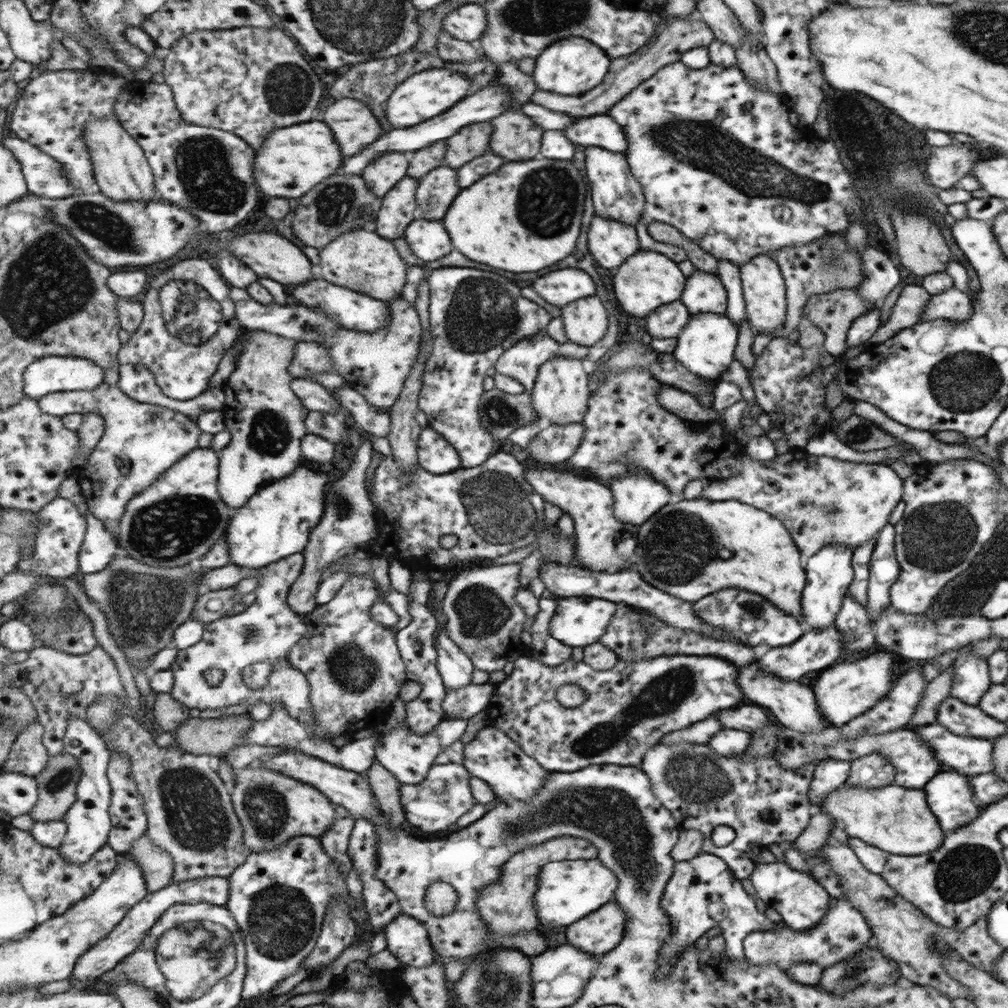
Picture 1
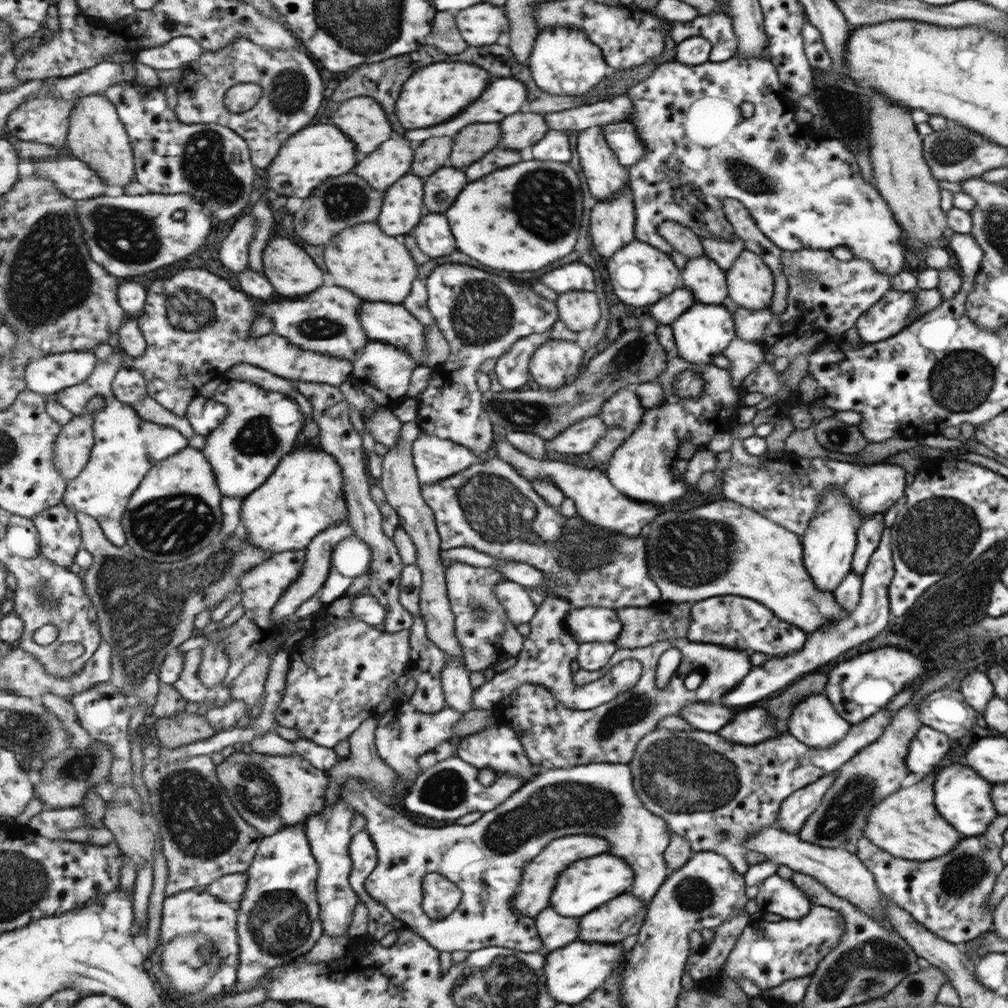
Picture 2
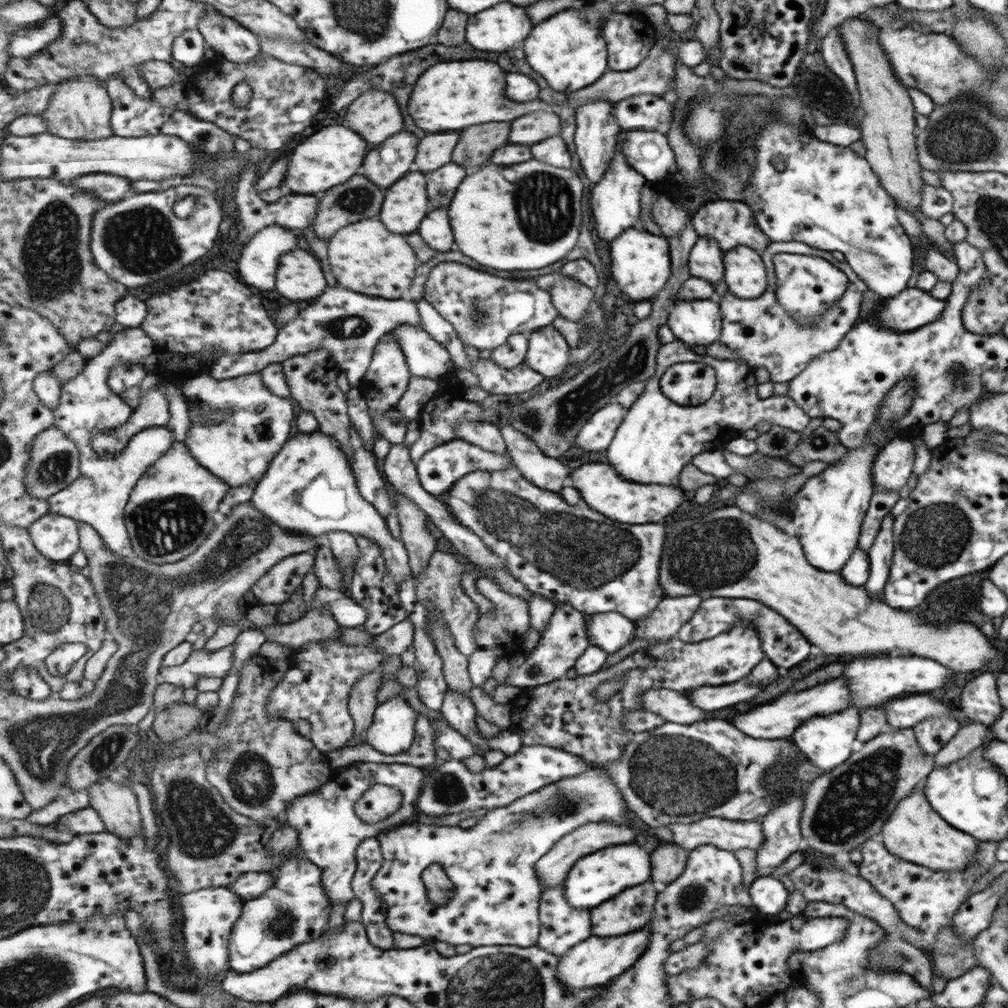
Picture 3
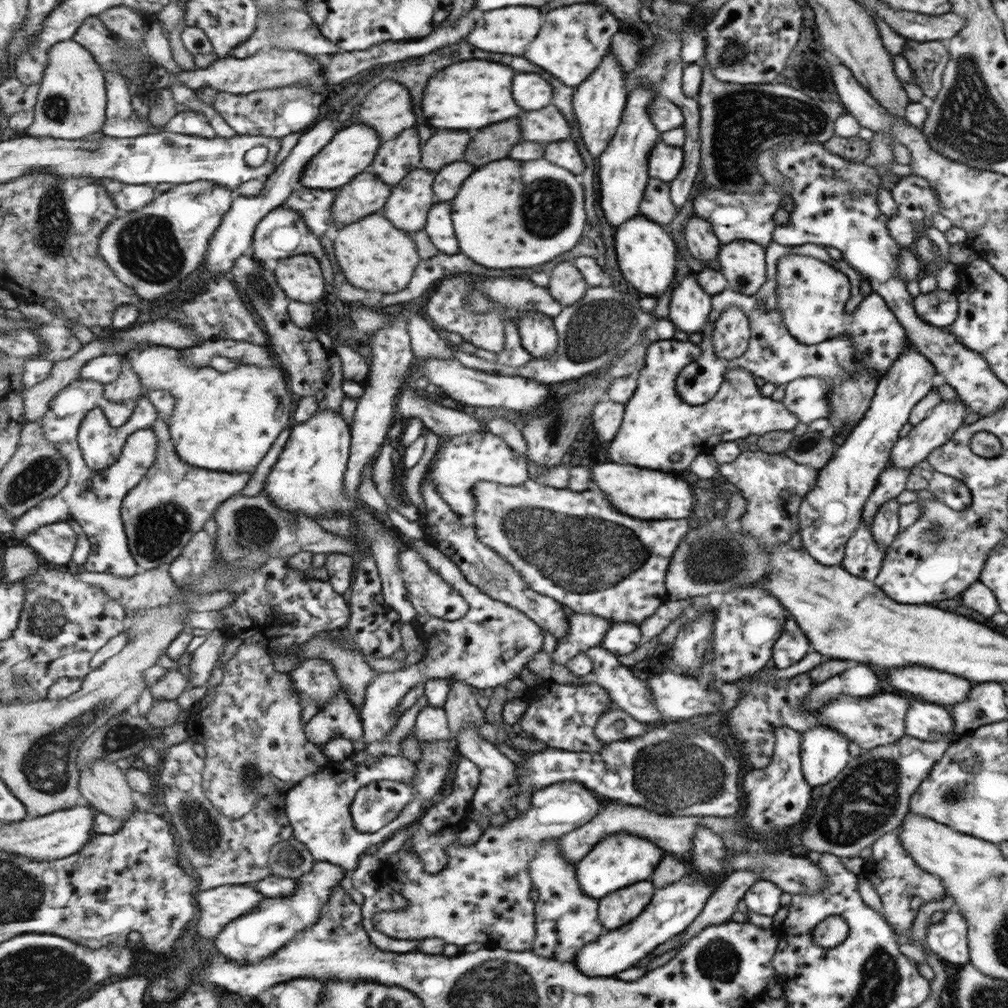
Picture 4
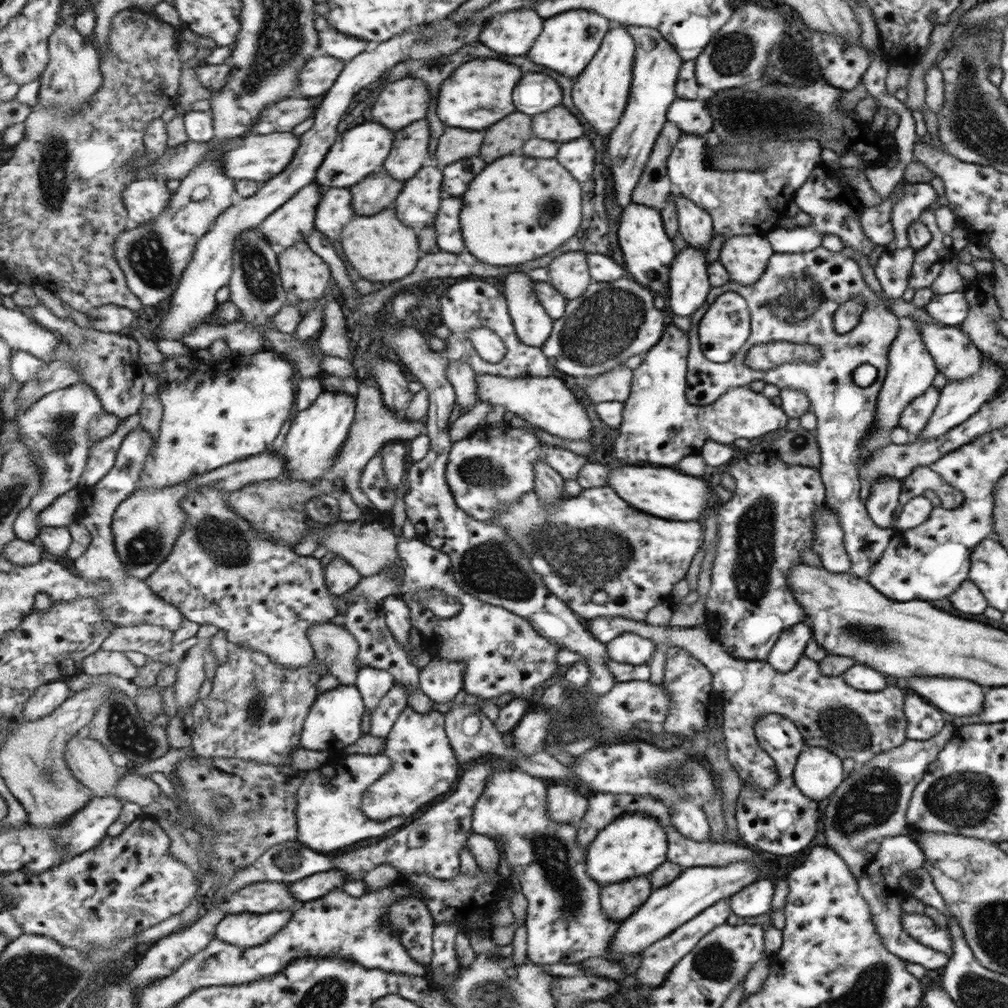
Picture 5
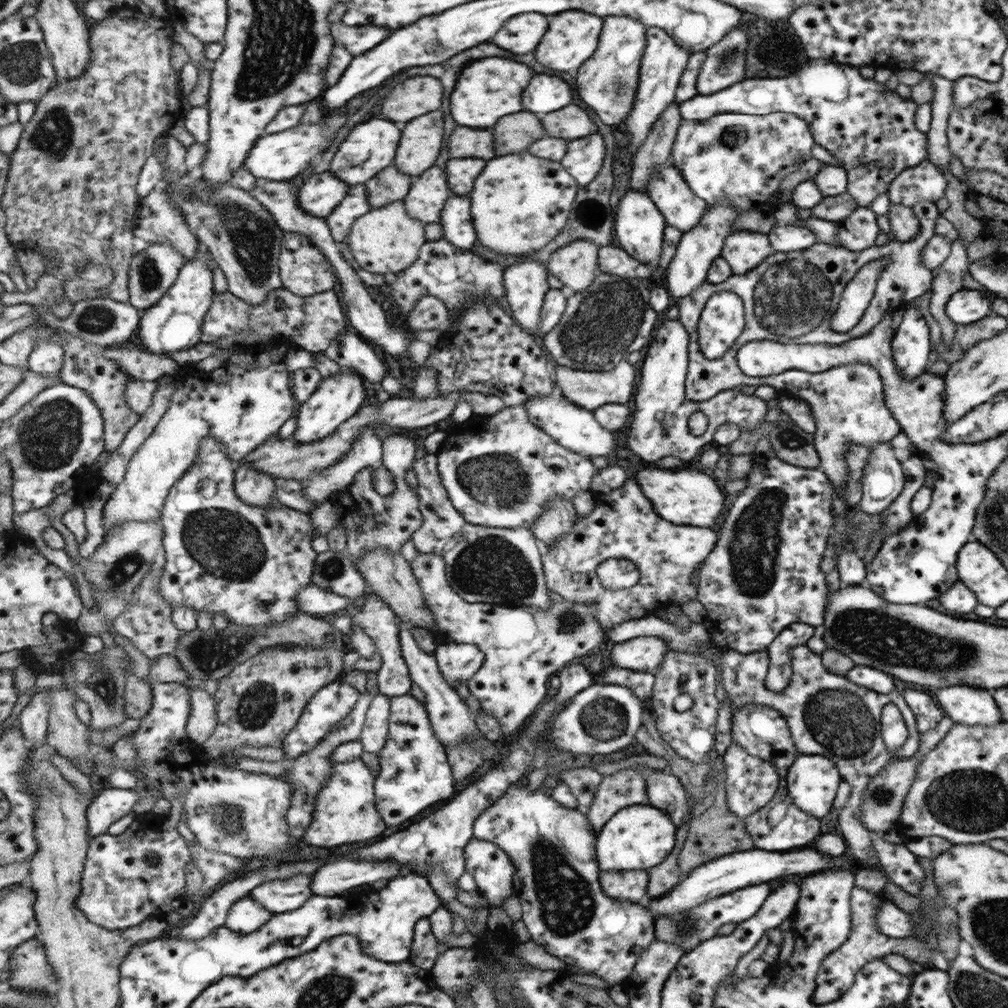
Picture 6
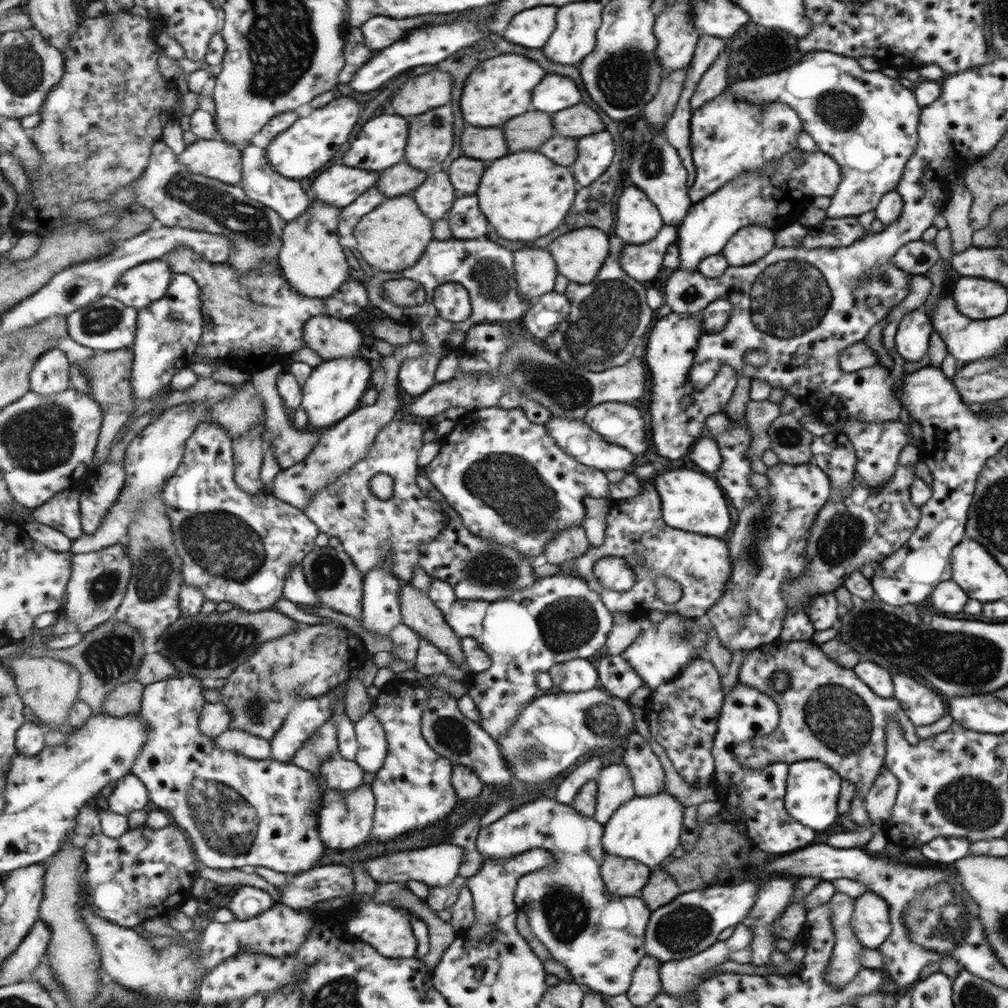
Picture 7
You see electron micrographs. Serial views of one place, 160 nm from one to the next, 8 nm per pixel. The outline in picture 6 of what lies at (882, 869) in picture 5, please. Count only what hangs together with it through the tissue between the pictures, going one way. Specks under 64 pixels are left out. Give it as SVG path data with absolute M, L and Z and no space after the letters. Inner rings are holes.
M855 887L855 892L851 893L850 916L855 916L855 924L850 924L851 940L847 940L847 944L843 944L843 948L835 948L835 952L823 958L823 966L825 968L819 971L819 980L815 981L813 998L816 1002L831 1002L843 995L846 990L854 983L854 975L860 970L864 964L870 962L874 958L882 958L885 955L896 954L905 957L919 968L933 968L940 971L948 969L946 957L942 955L940 950L929 950L925 941L915 937L907 937L905 939L893 939L879 933L874 923L874 916L883 901L883 898L871 894L864 888Z

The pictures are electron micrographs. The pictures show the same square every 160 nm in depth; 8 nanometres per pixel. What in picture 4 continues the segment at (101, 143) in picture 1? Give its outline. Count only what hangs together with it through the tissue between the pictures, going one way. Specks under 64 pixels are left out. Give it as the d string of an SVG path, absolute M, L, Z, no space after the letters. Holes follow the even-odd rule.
M74 38L54 44L48 51L49 64L41 82L35 120L26 134L65 140L87 139L104 131L108 94L106 72L94 54Z

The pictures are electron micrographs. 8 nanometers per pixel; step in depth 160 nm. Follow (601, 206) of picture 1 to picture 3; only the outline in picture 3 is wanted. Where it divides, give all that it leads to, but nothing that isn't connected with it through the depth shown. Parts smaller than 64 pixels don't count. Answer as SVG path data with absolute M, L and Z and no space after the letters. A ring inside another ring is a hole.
M597 99L574 108L574 145L580 167L584 175L595 184L602 178L603 171L613 158L614 148L617 146L621 128L615 124L613 102Z

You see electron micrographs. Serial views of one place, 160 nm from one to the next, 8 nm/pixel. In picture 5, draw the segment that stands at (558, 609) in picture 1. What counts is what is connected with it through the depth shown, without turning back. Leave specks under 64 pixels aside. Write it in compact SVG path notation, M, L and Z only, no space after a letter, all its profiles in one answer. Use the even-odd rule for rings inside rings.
M624 632L606 644L606 656L618 663L637 666L649 662L654 644L633 632Z

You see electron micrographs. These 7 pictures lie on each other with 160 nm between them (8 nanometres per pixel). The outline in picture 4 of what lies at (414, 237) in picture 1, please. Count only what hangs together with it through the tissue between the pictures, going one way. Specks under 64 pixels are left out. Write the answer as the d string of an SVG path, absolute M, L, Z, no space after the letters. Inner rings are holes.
M439 202L439 204L435 204L433 210L430 210L430 214L425 230L429 232L433 244L445 254L457 254L459 240L455 236L455 228L453 228L451 204Z

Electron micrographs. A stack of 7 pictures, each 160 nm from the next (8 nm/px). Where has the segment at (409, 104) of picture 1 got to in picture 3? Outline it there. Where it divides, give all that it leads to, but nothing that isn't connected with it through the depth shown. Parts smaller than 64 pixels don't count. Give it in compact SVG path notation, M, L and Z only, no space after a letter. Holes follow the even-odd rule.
M657 36L657 42L650 48L649 55L628 71L617 72L607 70L595 83L589 87L580 88L573 95L568 95L568 107L574 109L582 104L601 99L602 101L617 102L631 95L651 94L663 97L670 88L674 88L674 72L676 58L674 57L676 46L668 41L667 37ZM463 60L463 62L441 62L429 68L419 78L419 88L411 98L411 116L427 132L461 130L473 124L485 122L513 122L535 110L549 110L544 102L511 102L505 96L507 80L499 64L487 60Z

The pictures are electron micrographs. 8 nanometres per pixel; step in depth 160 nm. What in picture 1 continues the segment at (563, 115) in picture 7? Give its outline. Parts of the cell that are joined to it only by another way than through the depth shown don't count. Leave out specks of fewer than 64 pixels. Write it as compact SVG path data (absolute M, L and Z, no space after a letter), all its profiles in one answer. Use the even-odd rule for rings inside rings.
M507 112L493 120L495 124L495 136L491 140L491 148L495 154L507 158L507 160L531 160L539 152L539 138L541 128L523 112Z

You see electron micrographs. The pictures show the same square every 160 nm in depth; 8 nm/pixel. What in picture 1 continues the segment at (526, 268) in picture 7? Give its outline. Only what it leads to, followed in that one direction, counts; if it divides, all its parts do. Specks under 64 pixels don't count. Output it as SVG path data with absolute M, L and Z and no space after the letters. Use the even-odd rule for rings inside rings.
M553 356L537 370L535 388L531 391L532 405L539 418L547 418L551 425L581 422L590 400L588 366L577 358Z

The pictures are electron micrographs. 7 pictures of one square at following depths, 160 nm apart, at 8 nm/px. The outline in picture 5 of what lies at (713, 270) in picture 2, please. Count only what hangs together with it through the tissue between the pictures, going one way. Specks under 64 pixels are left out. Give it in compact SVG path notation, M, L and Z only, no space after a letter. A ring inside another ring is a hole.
M679 192L672 203L676 210L678 238L698 249L707 249L715 234L710 213Z

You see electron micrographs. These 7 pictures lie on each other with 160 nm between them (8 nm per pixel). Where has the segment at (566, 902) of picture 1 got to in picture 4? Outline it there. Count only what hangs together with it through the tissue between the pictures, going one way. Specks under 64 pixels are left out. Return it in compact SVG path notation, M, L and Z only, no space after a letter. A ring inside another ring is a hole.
M617 832L615 836L607 836L599 840L599 844L589 854L577 862L579 864L579 880L583 880L581 888L587 896L599 900L605 894L625 888L629 884L649 879L662 861L664 852L645 838L631 836L627 832Z

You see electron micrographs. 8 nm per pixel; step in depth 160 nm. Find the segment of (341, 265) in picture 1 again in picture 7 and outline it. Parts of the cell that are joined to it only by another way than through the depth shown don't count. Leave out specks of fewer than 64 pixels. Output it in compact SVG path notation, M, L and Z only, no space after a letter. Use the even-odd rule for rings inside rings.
M411 196L387 198L373 212L364 216L353 232L359 246L357 254L361 254L377 270L399 272L415 266L435 239L434 220L419 208L418 202Z

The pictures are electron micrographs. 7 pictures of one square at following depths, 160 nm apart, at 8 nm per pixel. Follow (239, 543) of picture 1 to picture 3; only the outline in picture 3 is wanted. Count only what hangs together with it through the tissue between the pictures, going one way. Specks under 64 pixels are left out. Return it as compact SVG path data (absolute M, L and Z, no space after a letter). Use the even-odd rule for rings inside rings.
M319 430L314 432L313 434L309 433L299 433L297 436L290 438L283 446L282 450L279 451L278 456L275 456L274 463L271 464L270 470L266 472L266 475L263 475L263 478L259 480L258 485L256 486L253 498L251 502L255 505L255 508L258 508L261 512L264 512L268 517L271 517L271 520L274 520L281 528L287 529L288 531L294 533L303 533L304 535L313 535L313 536L321 536L321 534L328 534L328 532L350 532L356 536L366 536L371 540L376 540L380 544L382 548L383 556L385 557L388 573L390 577L399 584L399 589L401 589L401 584L406 580L406 578L410 578L413 573L413 569L410 565L410 554L407 550L406 544L404 540L396 539L394 534L390 530L390 526L386 518L379 512L378 508L375 508L374 504L371 504L371 501L368 501L359 490L357 477L354 475L353 469L349 464L349 460L347 460L347 456L345 456L345 452L343 452L344 448L342 444L337 440L334 436L328 435L323 431Z

